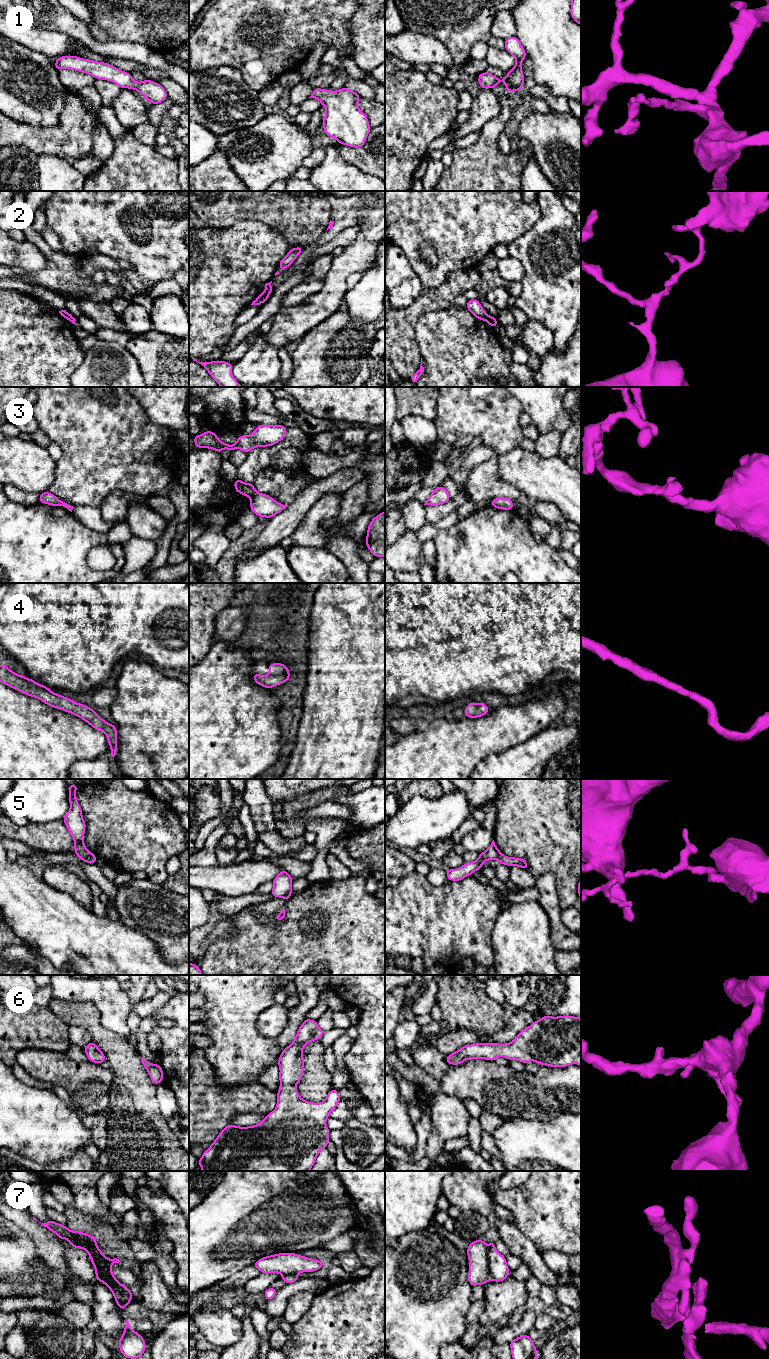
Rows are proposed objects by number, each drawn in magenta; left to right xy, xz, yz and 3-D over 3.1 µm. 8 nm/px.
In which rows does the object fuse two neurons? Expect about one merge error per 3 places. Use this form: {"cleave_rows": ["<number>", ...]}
{"cleave_rows": ["2", "3", "5", "7"]}

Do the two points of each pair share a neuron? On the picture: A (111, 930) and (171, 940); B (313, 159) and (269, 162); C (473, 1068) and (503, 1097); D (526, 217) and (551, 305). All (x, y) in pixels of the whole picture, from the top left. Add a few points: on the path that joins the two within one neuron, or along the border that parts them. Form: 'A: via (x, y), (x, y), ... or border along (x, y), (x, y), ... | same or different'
A: border along (126, 925), (149, 937), (156, 944), (161, 955) | different
B: border along (314, 148), (301, 164) | different
C: via (480, 1075), (496, 1090) | same
D: border along (531, 229), (509, 242) | different

